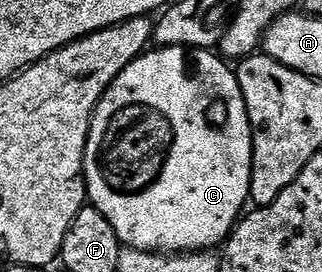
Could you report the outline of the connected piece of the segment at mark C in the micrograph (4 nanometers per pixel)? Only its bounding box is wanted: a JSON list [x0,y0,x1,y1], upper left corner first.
[85,48,253,252]

